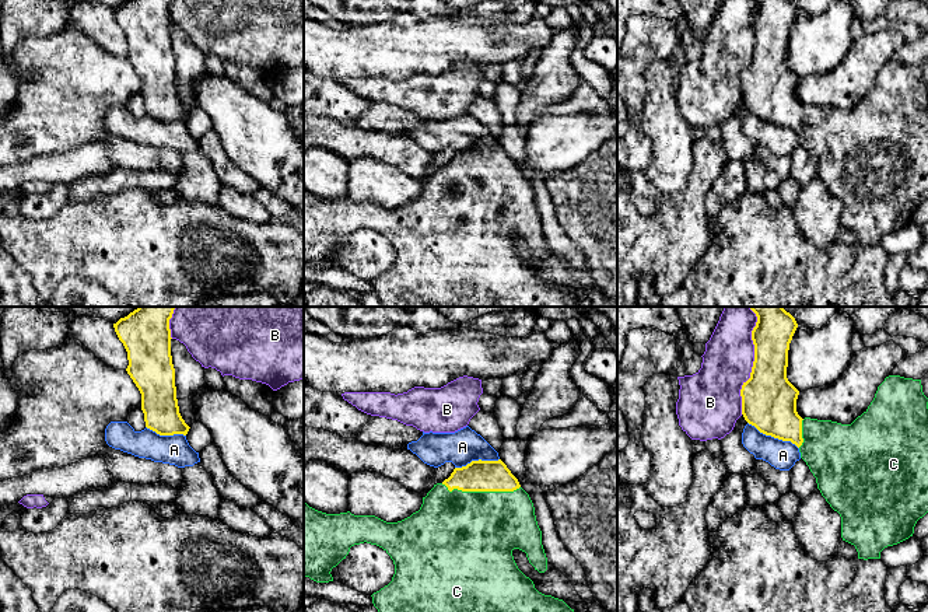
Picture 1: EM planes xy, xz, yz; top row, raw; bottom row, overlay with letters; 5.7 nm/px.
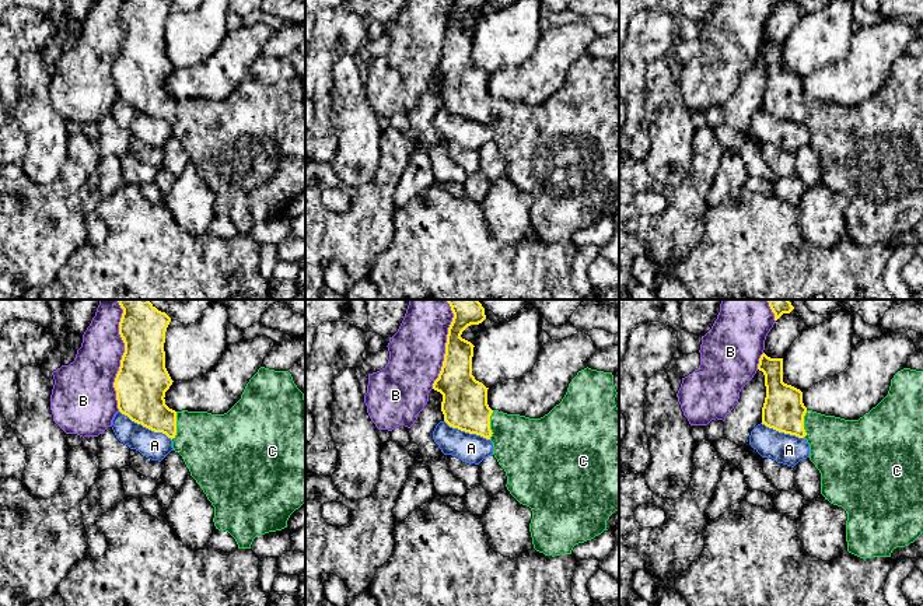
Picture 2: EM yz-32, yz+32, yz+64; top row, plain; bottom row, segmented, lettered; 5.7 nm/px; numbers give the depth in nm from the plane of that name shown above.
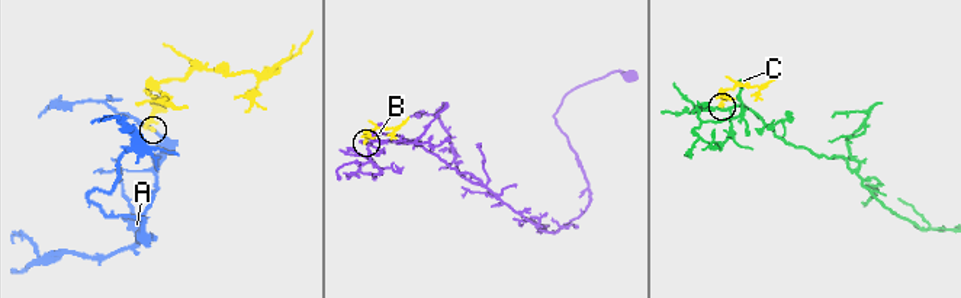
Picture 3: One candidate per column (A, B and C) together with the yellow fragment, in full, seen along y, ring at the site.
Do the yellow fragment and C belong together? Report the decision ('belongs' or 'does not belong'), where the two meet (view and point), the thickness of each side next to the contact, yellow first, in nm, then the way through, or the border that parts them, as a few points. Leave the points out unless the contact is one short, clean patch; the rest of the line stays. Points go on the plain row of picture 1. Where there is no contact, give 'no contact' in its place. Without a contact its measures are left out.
belongs; contact xz (480, 177); calibres 180 and 480 nm; way xz (479, 161), (480, 177), (469, 219)

